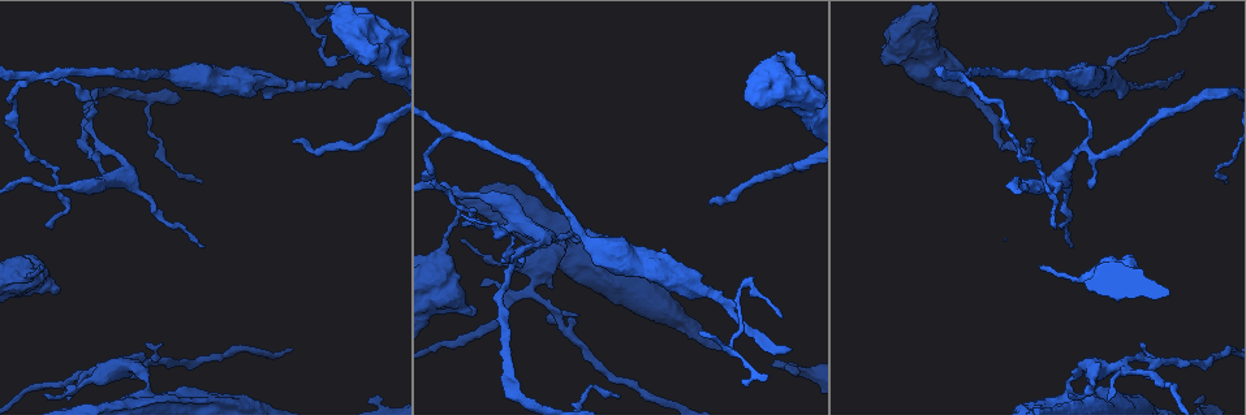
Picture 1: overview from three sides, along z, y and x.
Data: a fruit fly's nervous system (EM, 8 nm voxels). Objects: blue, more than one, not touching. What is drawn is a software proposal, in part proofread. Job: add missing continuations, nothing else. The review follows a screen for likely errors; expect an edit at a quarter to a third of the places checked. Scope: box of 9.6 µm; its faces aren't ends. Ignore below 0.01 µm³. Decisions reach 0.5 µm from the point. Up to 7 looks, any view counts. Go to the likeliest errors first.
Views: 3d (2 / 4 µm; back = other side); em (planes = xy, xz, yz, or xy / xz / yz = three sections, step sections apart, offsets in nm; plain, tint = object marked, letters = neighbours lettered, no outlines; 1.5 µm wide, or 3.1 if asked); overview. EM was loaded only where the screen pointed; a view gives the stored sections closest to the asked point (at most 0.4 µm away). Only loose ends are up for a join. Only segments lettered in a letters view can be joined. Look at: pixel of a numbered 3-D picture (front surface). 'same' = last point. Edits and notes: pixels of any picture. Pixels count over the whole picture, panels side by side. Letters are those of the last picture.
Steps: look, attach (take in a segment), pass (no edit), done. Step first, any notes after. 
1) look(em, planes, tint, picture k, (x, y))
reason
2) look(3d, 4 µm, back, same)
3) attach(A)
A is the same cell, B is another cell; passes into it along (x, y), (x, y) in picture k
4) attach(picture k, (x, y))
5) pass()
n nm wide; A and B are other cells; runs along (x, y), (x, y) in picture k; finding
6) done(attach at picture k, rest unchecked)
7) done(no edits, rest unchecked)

look(em, planes, letters, picture 1, (293, 140))
an open end

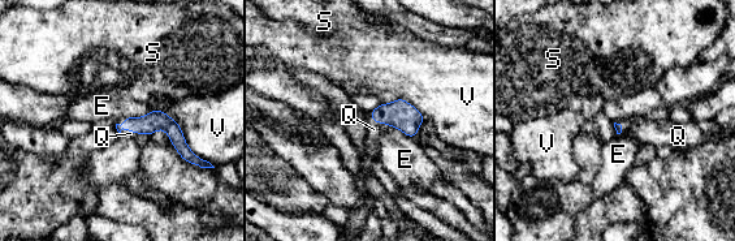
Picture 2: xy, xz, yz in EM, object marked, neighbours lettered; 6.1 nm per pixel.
attach(Q)
V touches over 240 nm; Q is the same cell, E, S and V are other cells; passes into it along (400, 113), (380, 123), (374, 129) in picture 2; the cell continues

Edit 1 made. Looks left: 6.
look(em, planes, letters, picture 1, (372, 74))
long arm stops here

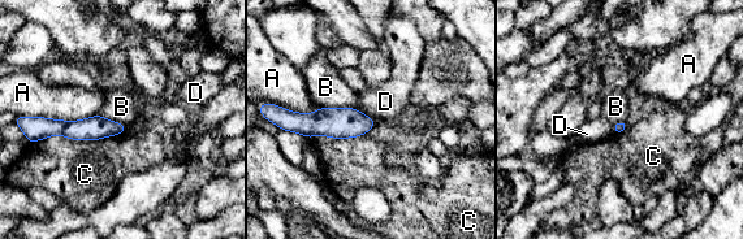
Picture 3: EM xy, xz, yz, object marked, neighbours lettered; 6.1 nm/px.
pass()
A, B, C and D are other cells; runs along (122, 127), (43, 129) in picture 3; no lettered segment goes on from it

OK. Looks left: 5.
look(em, planes, letters, picture 1, (1055, 224))
an open end

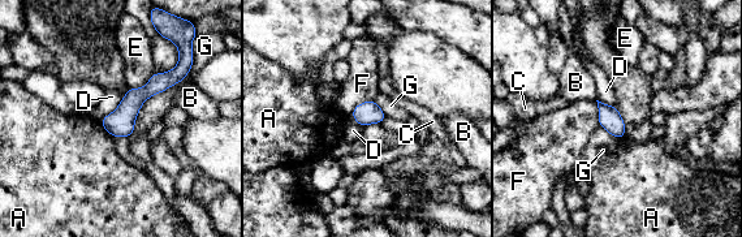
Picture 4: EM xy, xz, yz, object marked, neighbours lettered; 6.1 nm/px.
pass()
140 nm wide; A, B, C, D, E, F and G are other cells; runs along (180, 74), (104, 123) in picture 4; none of them fits

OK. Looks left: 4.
done(attach at picture 2, rest unchecked)

